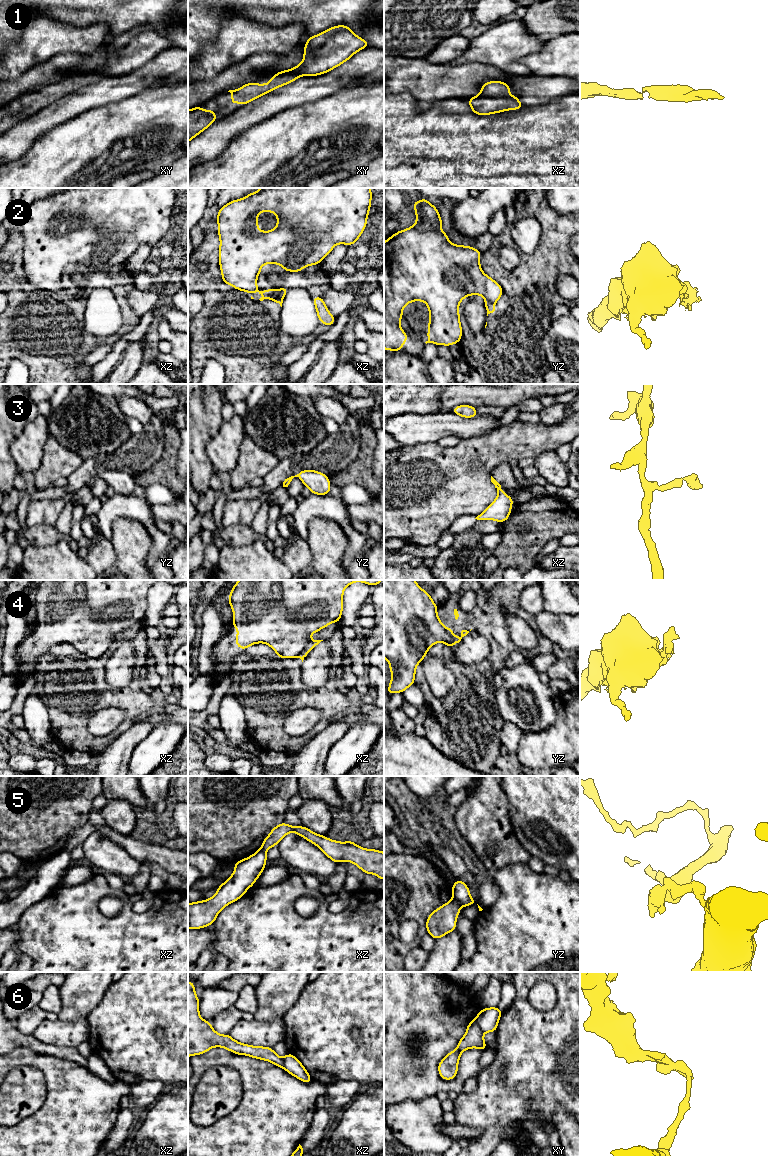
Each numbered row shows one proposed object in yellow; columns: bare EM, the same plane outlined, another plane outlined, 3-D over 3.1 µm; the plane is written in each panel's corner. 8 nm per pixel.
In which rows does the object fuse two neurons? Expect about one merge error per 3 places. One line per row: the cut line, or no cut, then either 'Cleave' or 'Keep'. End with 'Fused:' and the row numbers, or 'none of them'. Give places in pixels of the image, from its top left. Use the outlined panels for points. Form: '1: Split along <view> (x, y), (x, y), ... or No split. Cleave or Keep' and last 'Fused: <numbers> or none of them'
1: No split. Keep
2: Split along yz (486, 300), (494, 303). Cleave
3: No split. Keep
4: Split along xz (310, 640), (297, 655). Cleave
5: Split along yz (453, 896), (460, 905). Cleave
6: Split along xy (474, 1020), (483, 1031). Cleave
Fused: 2, 4, 5, 6

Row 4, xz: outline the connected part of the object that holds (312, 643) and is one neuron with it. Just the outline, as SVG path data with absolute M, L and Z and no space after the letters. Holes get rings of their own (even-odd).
M310 640L305 649L298 655L298 657L302 660L307 656L307 654L311 651L313 647L318 645L323 640Z

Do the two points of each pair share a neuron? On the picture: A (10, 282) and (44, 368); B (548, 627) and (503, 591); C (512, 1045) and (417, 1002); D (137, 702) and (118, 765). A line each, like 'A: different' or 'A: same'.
A: same
B: different
C: different
D: different

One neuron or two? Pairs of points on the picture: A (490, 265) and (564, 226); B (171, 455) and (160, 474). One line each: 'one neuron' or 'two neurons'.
A: one neuron
B: one neuron

